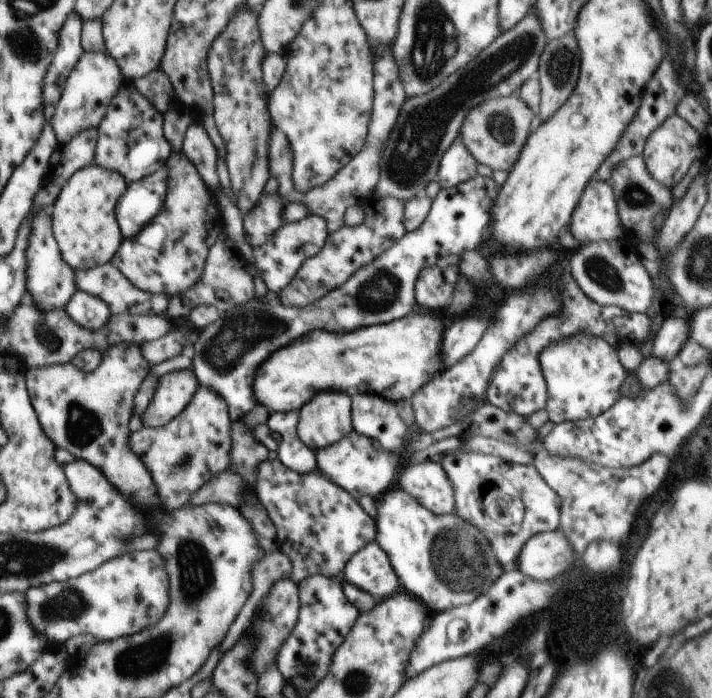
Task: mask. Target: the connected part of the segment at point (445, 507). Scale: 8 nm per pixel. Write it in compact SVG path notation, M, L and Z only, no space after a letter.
M438 458L403 466L395 485L434 514L455 512L452 485Z

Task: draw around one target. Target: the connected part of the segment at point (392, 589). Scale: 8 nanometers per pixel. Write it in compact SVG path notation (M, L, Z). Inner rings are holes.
M375 540L364 546L362 550L359 550L350 558L341 577L356 586L356 588L369 592L377 600L390 598L390 596L396 594L401 589L399 578L394 572L389 556L380 548L380 545Z

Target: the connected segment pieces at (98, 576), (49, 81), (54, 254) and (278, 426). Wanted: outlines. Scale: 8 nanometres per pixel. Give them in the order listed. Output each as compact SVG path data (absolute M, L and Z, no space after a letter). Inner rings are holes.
M156 549L127 552L122 556L114 556L112 560L106 561L90 573L66 582L50 582L50 584L29 588L25 592L28 597L29 619L41 637L47 638L48 645L50 642L64 644L72 636L94 636L97 642L106 642L134 635L138 630L156 624L164 616L168 608L168 592L170 592L168 582L165 559L156 552Z
M72 11L60 31L58 48L54 51L52 64L46 72L46 120L52 120L54 106L60 100L60 92L64 90L64 84L74 70L74 64L82 58L82 23L82 18L76 11Z
M40 208L38 212L32 212L32 232L30 236L30 248L26 250L26 258L29 261L29 286L27 294L32 296L34 304L42 308L42 312L52 312L58 308L65 308L67 302L77 291L74 269L66 264L62 258L58 243L54 238L52 228L52 217L50 209Z
M299 411L274 412L269 415L267 425L278 443L278 459L282 464L298 474L308 474L317 469L317 458L298 438L298 422Z

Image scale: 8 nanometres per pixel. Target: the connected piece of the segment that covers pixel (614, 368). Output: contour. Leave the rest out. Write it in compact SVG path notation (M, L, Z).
M576 332L574 336L546 346L538 357L546 380L548 400L546 412L554 423L586 420L606 412L620 397L627 371L617 349L600 336Z

